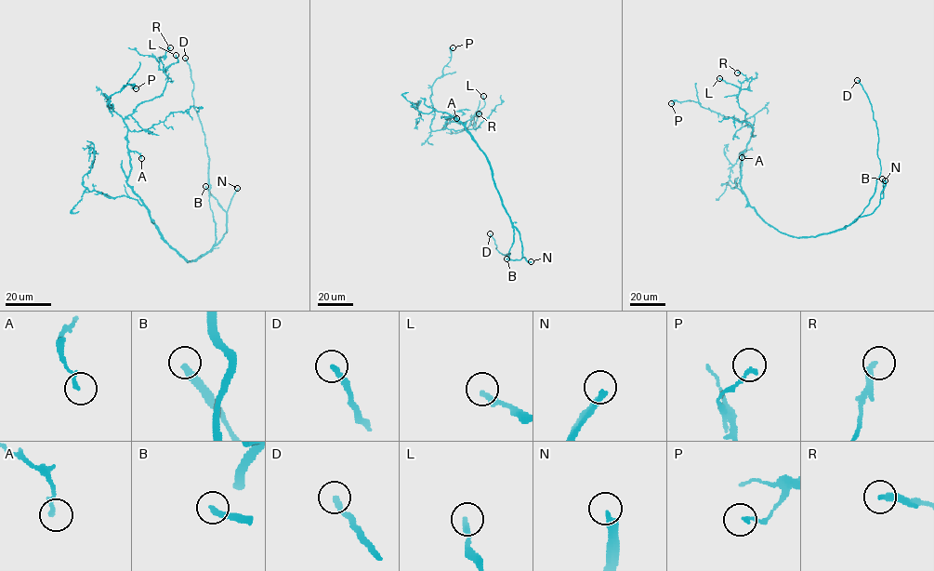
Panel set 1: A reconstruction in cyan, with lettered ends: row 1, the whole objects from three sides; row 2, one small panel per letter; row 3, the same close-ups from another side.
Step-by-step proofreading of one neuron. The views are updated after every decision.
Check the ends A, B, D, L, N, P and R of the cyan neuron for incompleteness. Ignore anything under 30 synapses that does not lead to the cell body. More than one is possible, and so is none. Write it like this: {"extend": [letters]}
{"extend": ["B", "D", "N"]}

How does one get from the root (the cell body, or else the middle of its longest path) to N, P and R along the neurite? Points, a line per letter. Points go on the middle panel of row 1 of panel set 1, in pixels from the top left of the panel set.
N: (485, 153), (501, 204), (519, 232), (522, 257), (531, 261)
P: (485, 153), (456, 118), (445, 117), (444, 128), (430, 126), (434, 114), (431, 86), (442, 75), (453, 47)
R: (485, 153), (456, 118), (445, 117), (442, 128), (477, 113), (473, 125), (479, 113)

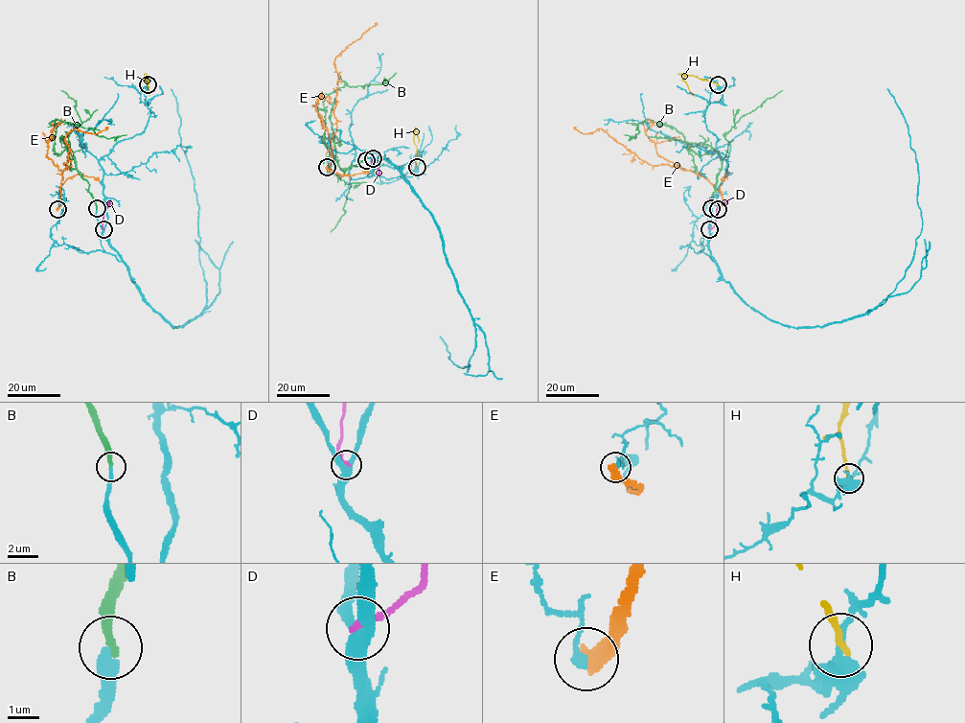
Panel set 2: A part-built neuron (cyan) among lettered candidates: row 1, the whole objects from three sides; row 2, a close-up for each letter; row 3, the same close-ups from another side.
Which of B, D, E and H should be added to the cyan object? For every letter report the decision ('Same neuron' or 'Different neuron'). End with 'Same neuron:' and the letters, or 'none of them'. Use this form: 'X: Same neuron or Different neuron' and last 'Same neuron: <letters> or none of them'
B: Same neuron
D: Different neuron
E: Different neuron
H: Different neuron
Same neuron: B

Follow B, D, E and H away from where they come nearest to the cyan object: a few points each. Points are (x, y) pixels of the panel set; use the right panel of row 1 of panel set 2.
B: (711, 208), (720, 155), (712, 149), (693, 151), (674, 128), (646, 119), (636, 124), (635, 138), (624, 134)
D: (709, 229), (715, 223), (716, 209), (726, 201)
E: (718, 209), (722, 203), (722, 194), (703, 177), (678, 167), (650, 165), (599, 128), (584, 134), (574, 127)
H: (717, 84), (686, 75), (682, 80), (693, 95)

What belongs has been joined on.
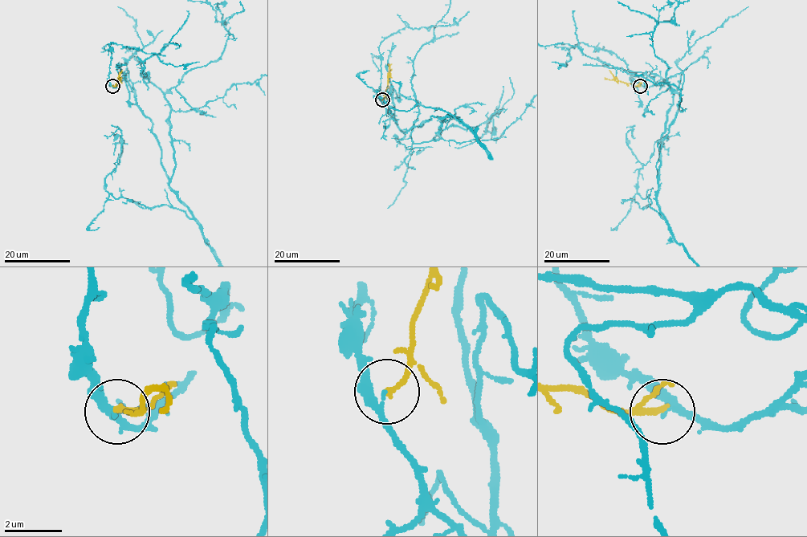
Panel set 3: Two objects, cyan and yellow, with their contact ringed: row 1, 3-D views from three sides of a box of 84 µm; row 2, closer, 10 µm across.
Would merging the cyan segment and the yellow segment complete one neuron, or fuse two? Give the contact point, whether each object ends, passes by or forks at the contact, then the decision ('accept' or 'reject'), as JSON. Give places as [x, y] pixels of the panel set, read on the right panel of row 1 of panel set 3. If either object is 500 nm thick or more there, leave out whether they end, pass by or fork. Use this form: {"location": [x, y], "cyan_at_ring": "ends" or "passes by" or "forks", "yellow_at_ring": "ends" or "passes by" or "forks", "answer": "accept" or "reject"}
{"location": [640, 86], "cyan_at_ring": "passes by", "yellow_at_ring": "ends", "answer": "reject"}

